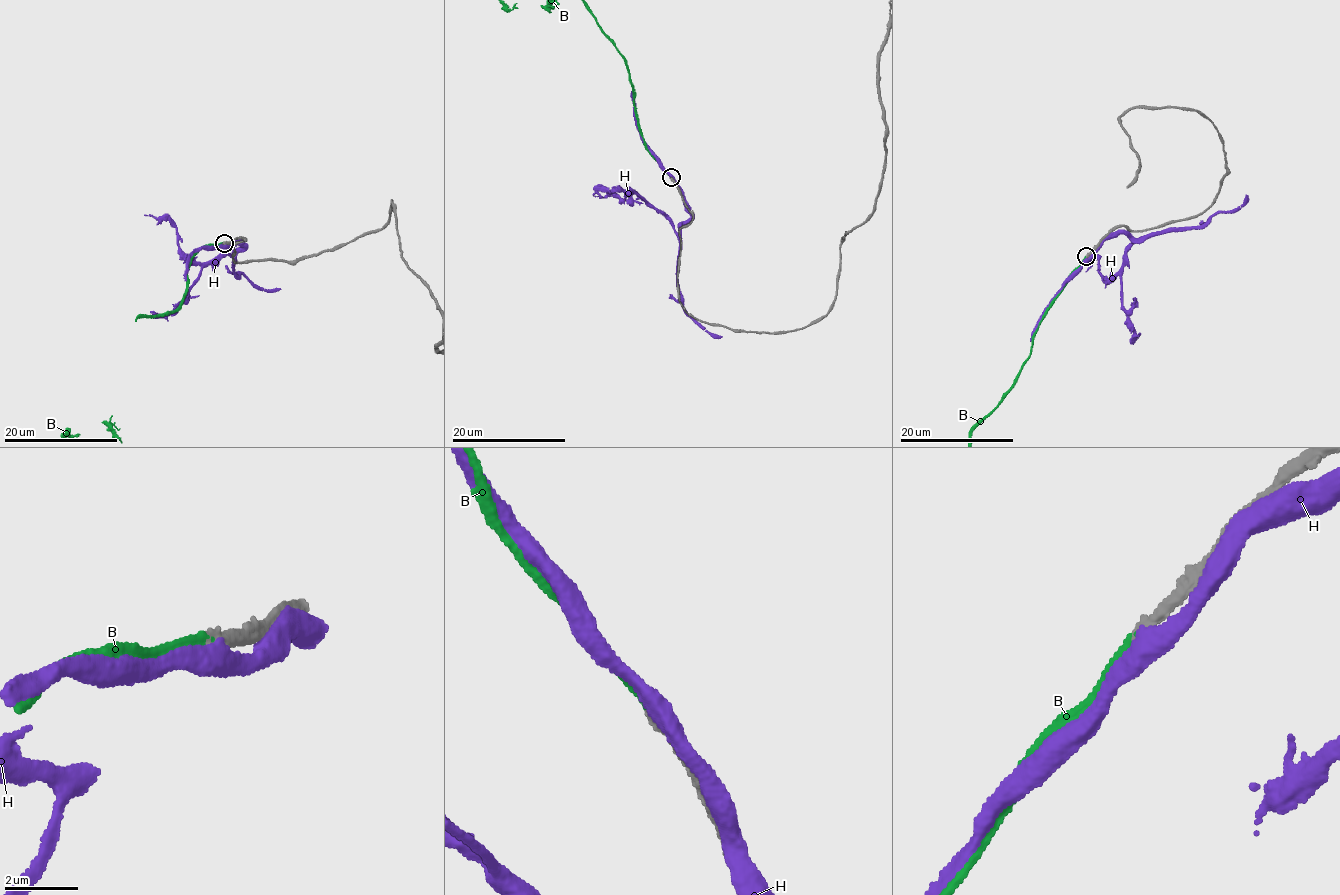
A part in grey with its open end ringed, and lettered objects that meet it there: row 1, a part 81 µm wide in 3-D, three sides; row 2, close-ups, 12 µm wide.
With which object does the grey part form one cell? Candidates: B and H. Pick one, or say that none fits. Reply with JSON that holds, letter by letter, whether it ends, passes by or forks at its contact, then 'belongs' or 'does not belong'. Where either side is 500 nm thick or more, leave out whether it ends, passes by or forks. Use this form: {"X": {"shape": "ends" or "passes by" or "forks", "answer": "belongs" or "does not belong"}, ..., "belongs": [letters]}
{"B": {"shape": "ends", "answer": "belongs"}, "H": {"shape": "passes by", "answer": "does not belong"}, "belongs": ["B"]}

